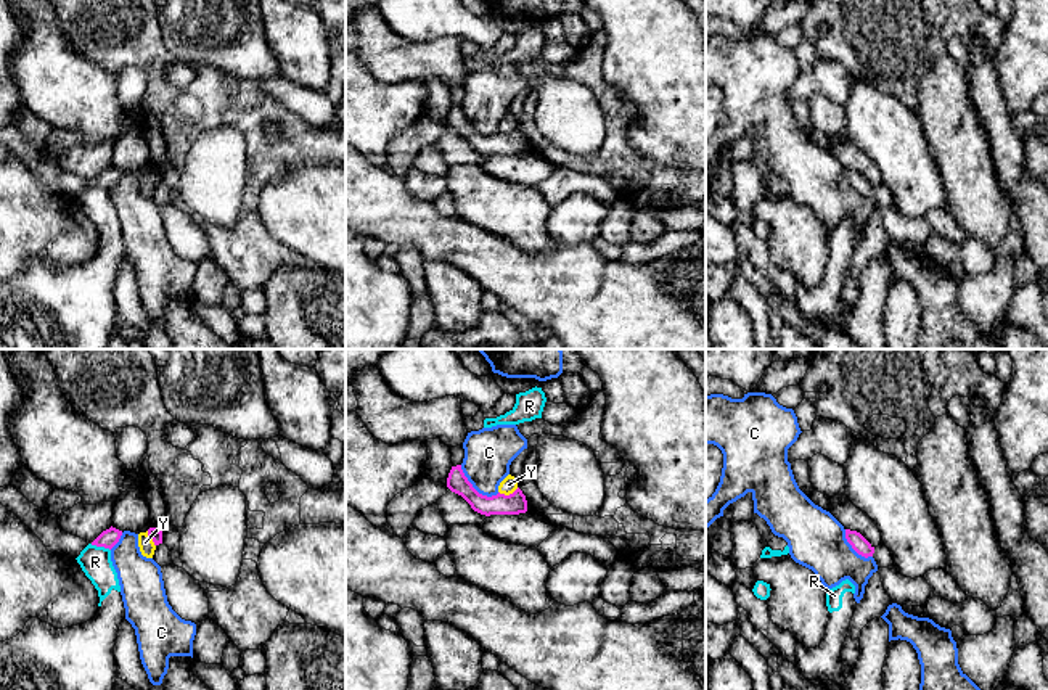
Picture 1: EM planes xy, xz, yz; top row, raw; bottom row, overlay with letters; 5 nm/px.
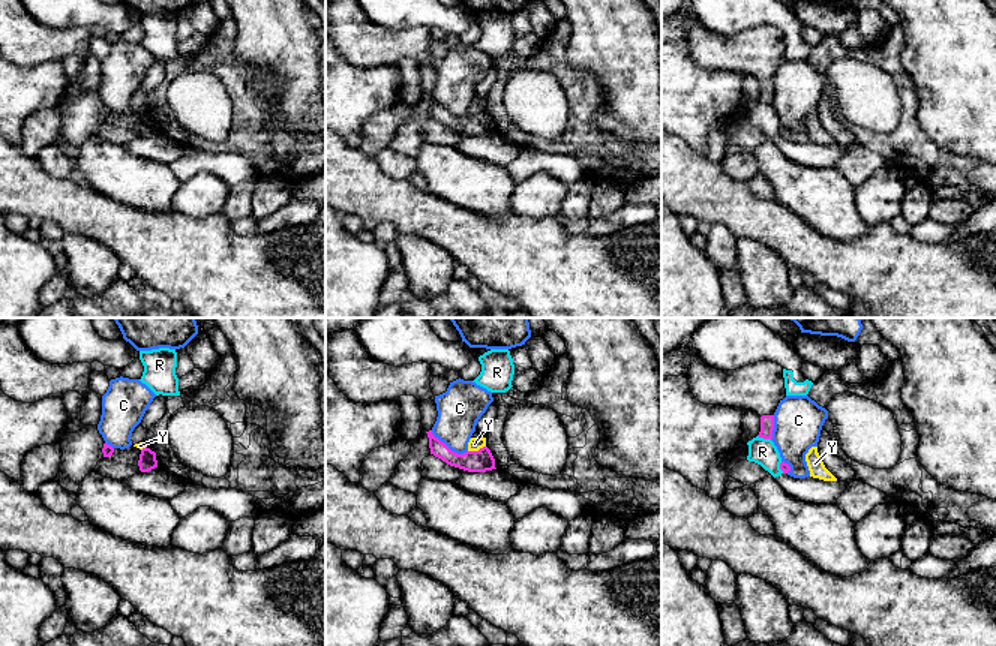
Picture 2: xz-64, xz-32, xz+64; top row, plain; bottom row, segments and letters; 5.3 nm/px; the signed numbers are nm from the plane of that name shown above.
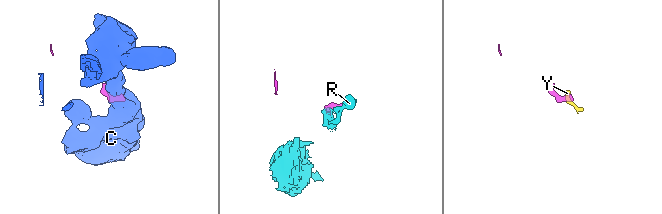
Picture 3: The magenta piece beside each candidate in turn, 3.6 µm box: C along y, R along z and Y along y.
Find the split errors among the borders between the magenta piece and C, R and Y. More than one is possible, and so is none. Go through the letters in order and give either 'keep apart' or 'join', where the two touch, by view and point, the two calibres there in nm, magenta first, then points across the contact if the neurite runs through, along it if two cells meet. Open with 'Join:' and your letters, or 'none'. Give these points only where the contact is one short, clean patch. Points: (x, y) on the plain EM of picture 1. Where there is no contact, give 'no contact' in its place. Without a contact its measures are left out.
Join: none
C: keep apart; contact xz (474, 129); calibres 110 and 240 nm; border xz (460, 105), (466, 119), (479, 132), (487, 135), (499, 132)
R: keep apart; contact xy (100, 185); calibres 90 and 160 nm; border xy (90, 184), (110, 190)
Y: keep apart; contact xz (510, 134); calibres 110 and 80 nm; border xz (518, 127), (508, 134), (499, 132)

